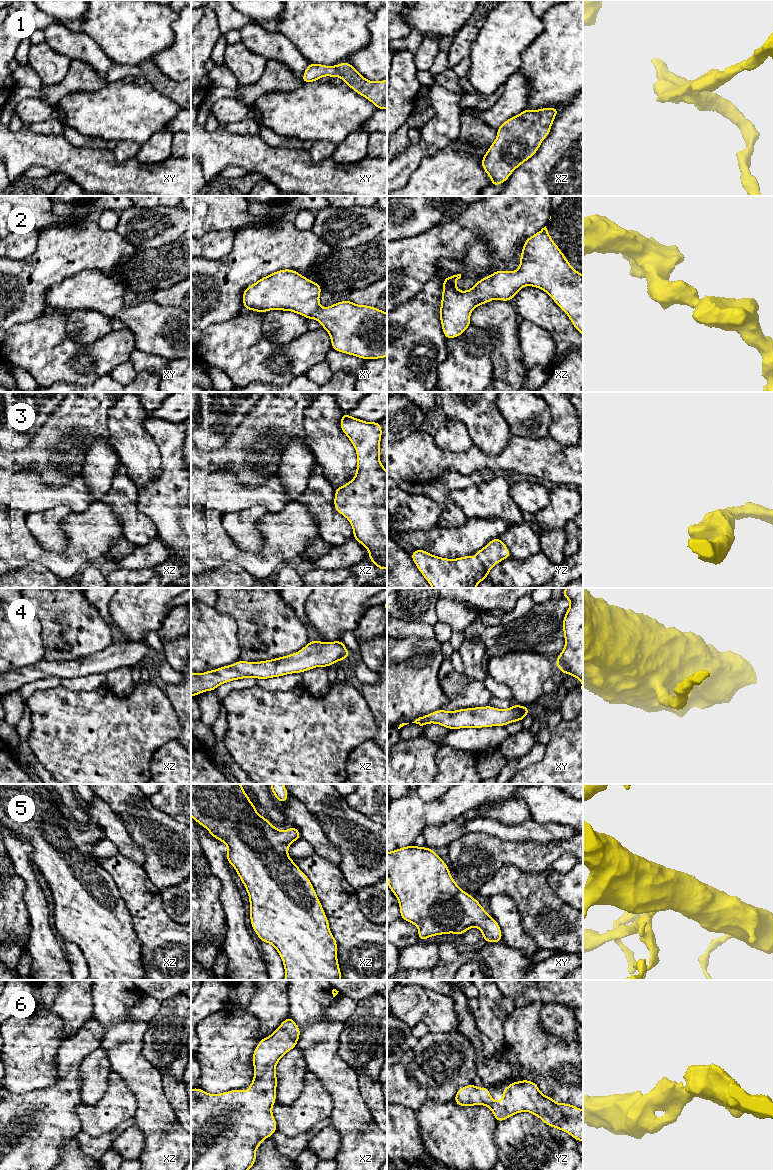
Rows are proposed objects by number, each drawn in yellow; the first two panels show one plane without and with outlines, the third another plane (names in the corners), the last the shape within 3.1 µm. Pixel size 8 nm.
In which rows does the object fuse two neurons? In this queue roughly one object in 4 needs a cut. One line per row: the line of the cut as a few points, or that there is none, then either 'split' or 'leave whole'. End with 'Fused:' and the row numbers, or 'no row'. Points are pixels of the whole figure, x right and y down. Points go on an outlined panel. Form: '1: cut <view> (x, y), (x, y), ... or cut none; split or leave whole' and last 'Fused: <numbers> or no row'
1: cut none; leave whole
2: cut none; leave whole
3: cut none; leave whole
4: cut none; leave whole
5: cut none; leave whole
6: cut none; leave whole
Fused: no row

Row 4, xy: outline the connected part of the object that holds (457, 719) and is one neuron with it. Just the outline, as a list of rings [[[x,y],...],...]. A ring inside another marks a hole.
[[[514,704],[510,708],[501,710],[489,705],[455,711],[439,709],[433,713],[419,717],[412,723],[419,724],[420,726],[434,723],[452,730],[494,726],[505,727],[509,723],[523,721],[528,714],[530,714],[528,706]]]

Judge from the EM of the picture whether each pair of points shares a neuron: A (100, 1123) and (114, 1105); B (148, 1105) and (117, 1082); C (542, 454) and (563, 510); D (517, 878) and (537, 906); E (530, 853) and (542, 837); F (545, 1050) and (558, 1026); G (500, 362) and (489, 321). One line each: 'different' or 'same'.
A: same
B: different
C: different
D: same
E: different
F: different
G: same

